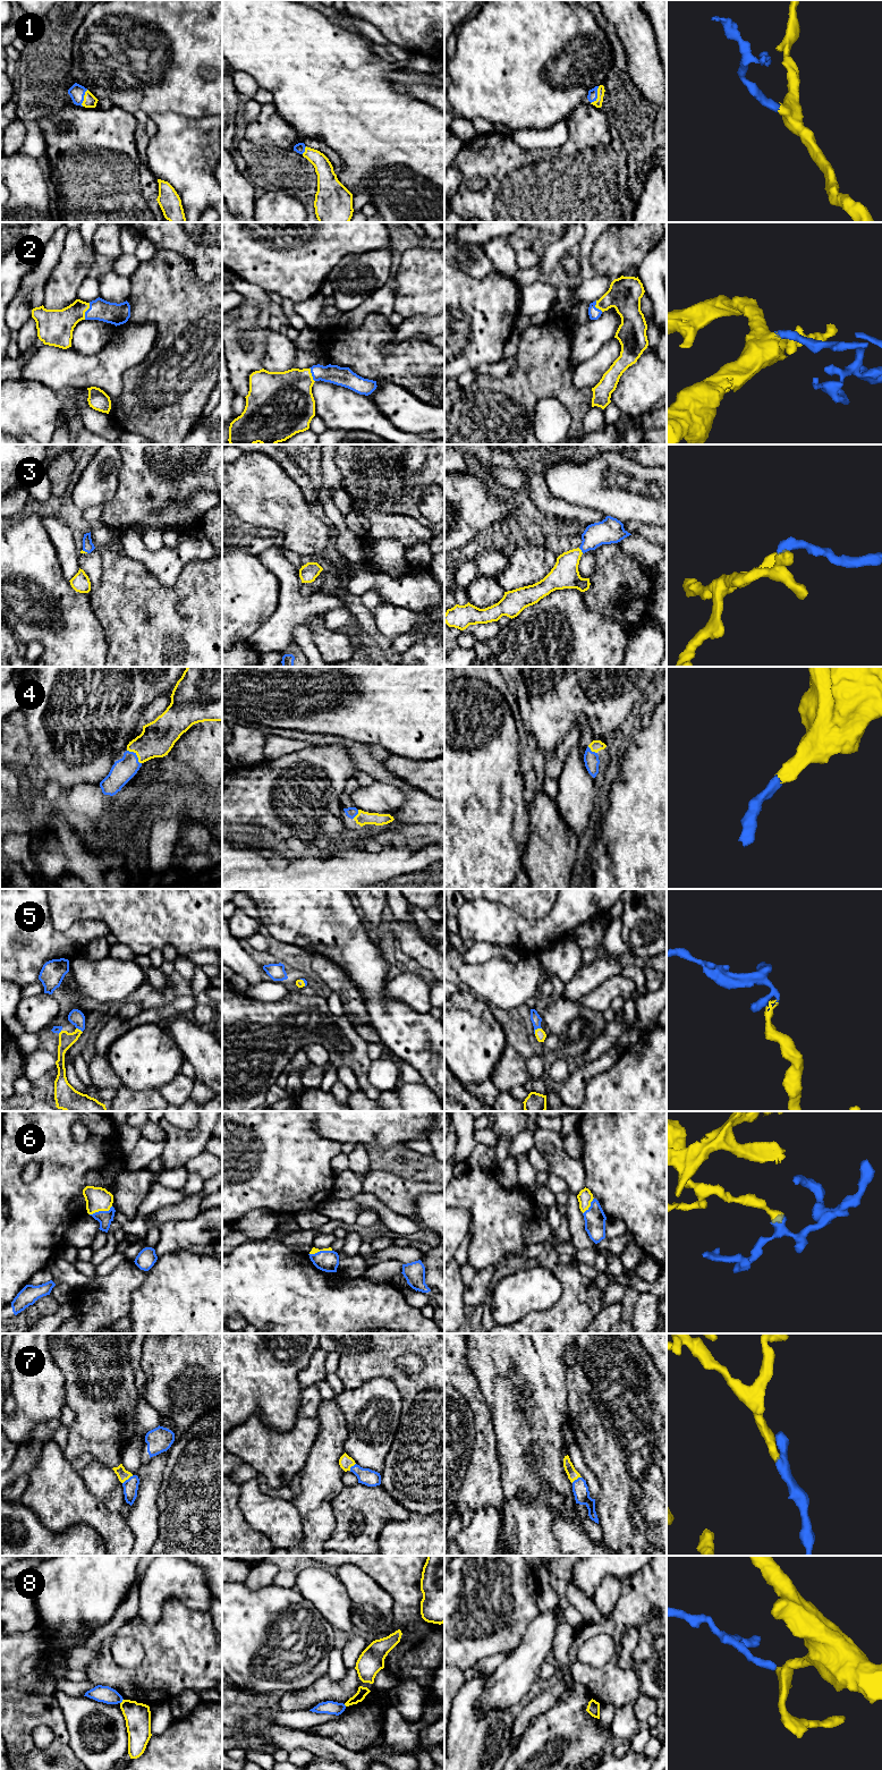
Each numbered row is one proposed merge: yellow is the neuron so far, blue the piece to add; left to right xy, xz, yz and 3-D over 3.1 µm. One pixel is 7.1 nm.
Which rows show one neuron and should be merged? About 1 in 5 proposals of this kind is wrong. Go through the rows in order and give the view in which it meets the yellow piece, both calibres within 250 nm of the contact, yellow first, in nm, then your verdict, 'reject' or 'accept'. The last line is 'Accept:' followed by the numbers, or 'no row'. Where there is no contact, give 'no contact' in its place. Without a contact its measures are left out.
1: contact in yz; calibres 60 and 70 nm; accept
2: contact in xy; calibres 240 and 150 nm; accept
3: contact in yz; calibres 200 and 180 nm; accept
4: contact in xy; calibres 240 and 160 nm; accept
5: contact in yz; calibres 70 and 70 nm; accept
6: contact in xy; calibres 170 and 100 nm; accept
7: contact in xy; calibres 80 and 110 nm; accept
8: contact in xy; calibres 190 and 120 nm; reject
Accept: 1, 2, 3, 4, 5, 6, 7

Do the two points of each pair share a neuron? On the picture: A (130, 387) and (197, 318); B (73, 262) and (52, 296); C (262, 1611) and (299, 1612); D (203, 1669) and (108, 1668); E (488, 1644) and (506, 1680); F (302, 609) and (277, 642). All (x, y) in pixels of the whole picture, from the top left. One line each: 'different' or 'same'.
A: same
B: same
C: same
D: same
E: different
F: same

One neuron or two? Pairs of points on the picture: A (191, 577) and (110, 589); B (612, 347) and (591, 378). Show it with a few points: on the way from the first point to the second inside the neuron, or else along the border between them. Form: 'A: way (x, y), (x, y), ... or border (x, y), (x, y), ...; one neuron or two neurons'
A: way (170, 593), (130, 593); one neuron
B: way (605, 355), (593, 370); one neuron

